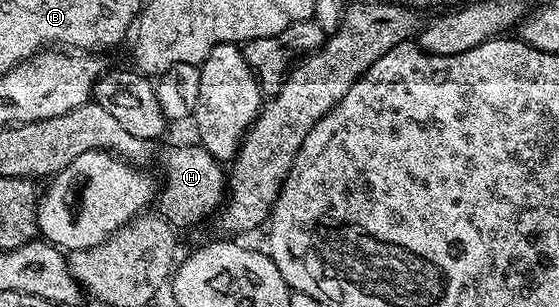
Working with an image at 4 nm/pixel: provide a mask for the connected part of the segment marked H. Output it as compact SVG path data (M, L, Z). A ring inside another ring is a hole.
M201 144L178 145L166 153L162 161L162 169L166 172L166 182L160 185L160 201L162 197L161 216L171 225L194 225L205 217L219 212L228 189L228 173L214 156Z

